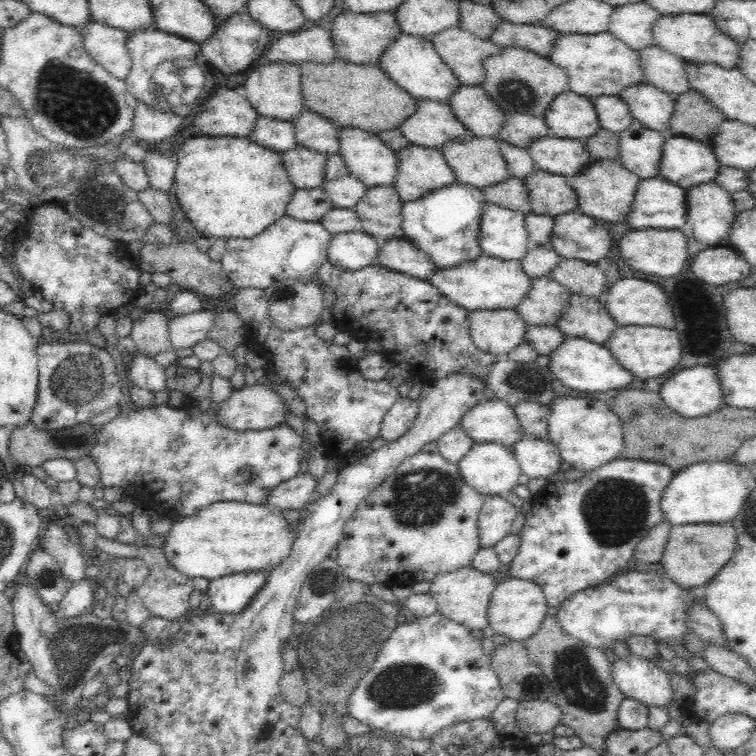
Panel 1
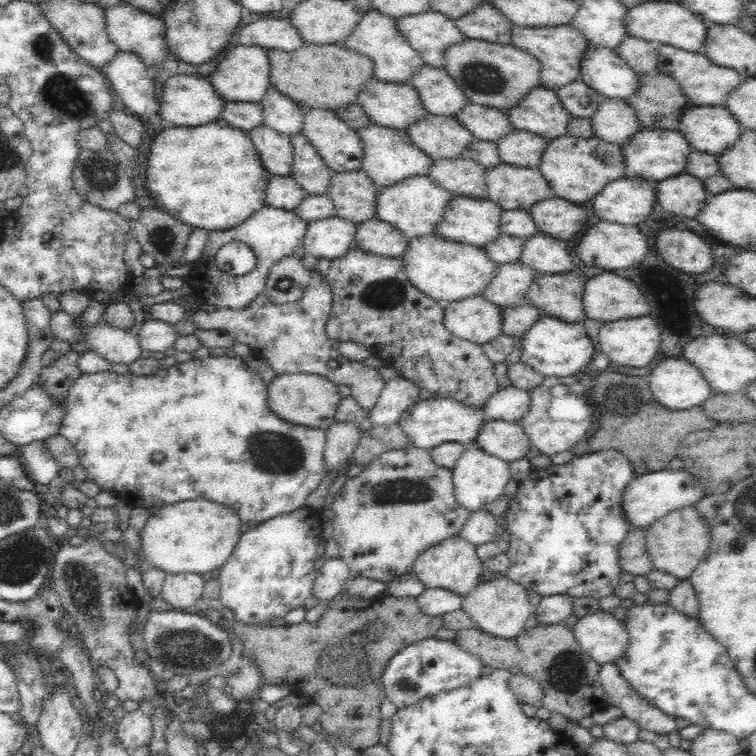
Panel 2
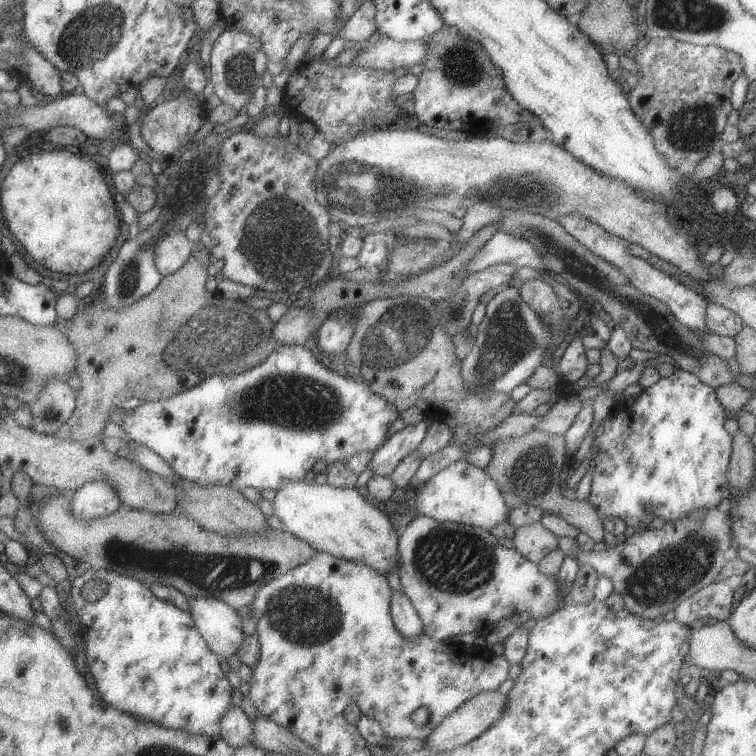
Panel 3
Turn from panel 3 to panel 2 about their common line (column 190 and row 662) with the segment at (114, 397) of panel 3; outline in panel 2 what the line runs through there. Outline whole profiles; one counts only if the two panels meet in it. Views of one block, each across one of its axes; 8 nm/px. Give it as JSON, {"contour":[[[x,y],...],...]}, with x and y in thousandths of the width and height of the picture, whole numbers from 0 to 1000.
{"contour":[[[450,786],[442,794],[437,794],[426,817],[415,825],[397,823],[386,828],[381,825],[378,828],[347,828],[347,825],[328,828],[323,823],[304,823],[299,828],[307,844],[323,847],[320,865],[339,873],[349,894],[349,907],[376,905],[378,899],[381,913],[386,905],[386,910],[392,907],[392,913],[397,913],[399,918],[410,918],[413,929],[426,937],[423,955],[426,955],[429,968],[434,974],[450,976],[455,987],[463,987],[466,992],[476,995],[476,992],[503,984],[503,960],[505,960],[505,929],[503,926],[508,921],[505,892],[513,884],[513,876],[540,852],[574,844],[577,836],[587,828],[587,817],[563,815],[556,807],[553,794],[548,788],[521,791],[521,788],[505,786],[489,794],[474,794],[474,791],[463,791],[460,786]]]}

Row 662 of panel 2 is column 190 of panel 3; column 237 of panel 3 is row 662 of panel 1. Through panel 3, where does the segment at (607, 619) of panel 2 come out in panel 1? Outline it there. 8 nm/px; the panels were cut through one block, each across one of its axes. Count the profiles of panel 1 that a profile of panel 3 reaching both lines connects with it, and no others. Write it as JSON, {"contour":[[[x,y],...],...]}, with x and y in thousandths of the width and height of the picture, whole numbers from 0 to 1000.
{"contour":[[[836,865],[828,873],[815,873],[815,878],[807,884],[812,905],[828,923],[839,923],[854,937],[884,939],[892,934],[892,910],[870,878]]]}

